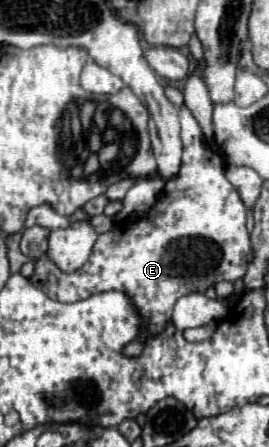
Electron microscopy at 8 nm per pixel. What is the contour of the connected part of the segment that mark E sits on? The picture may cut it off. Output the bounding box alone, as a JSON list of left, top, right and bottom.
[31,105,251,357]

